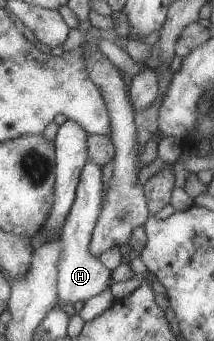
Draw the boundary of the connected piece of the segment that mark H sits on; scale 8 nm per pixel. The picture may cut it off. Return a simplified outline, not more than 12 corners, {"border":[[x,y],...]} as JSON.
{"border":[[101,166],[81,168],[59,234],[57,300],[72,305],[110,284],[88,251],[103,205]]}

